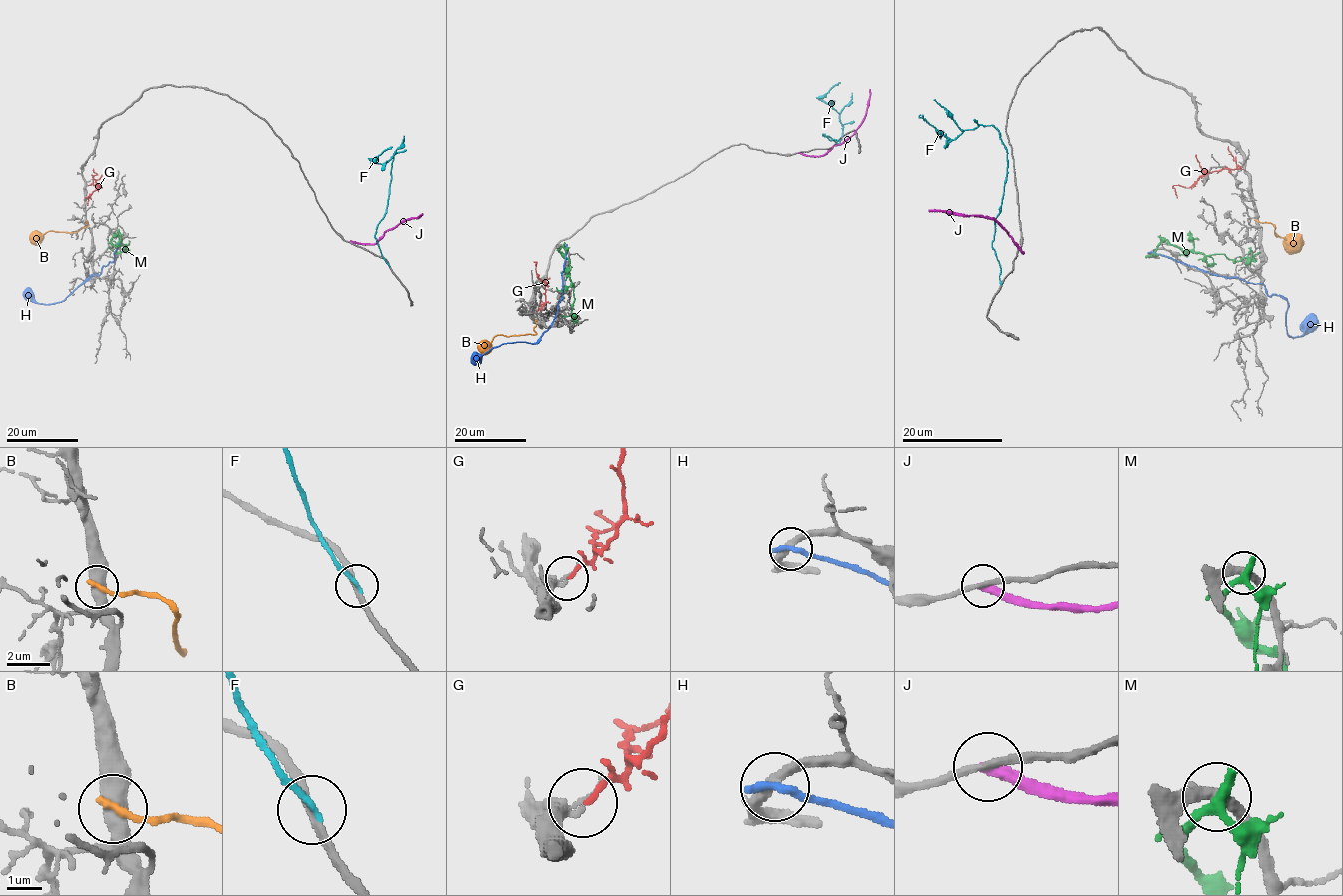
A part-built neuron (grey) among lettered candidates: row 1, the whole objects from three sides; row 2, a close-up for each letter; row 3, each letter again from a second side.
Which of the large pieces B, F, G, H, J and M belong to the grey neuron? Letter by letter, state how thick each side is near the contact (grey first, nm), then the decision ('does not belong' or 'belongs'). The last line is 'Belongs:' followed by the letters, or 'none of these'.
B: calibres 480 and 240 nm; does not belong
F: calibres 200 and 200 nm; does not belong
G: calibres 260 and 150 nm; belongs
H: calibres 320 and 360 nm; does not belong
J: calibres 240 and 360 nm; does not belong
M: calibres 320 and 320 nm; does not belong
Belongs: G

